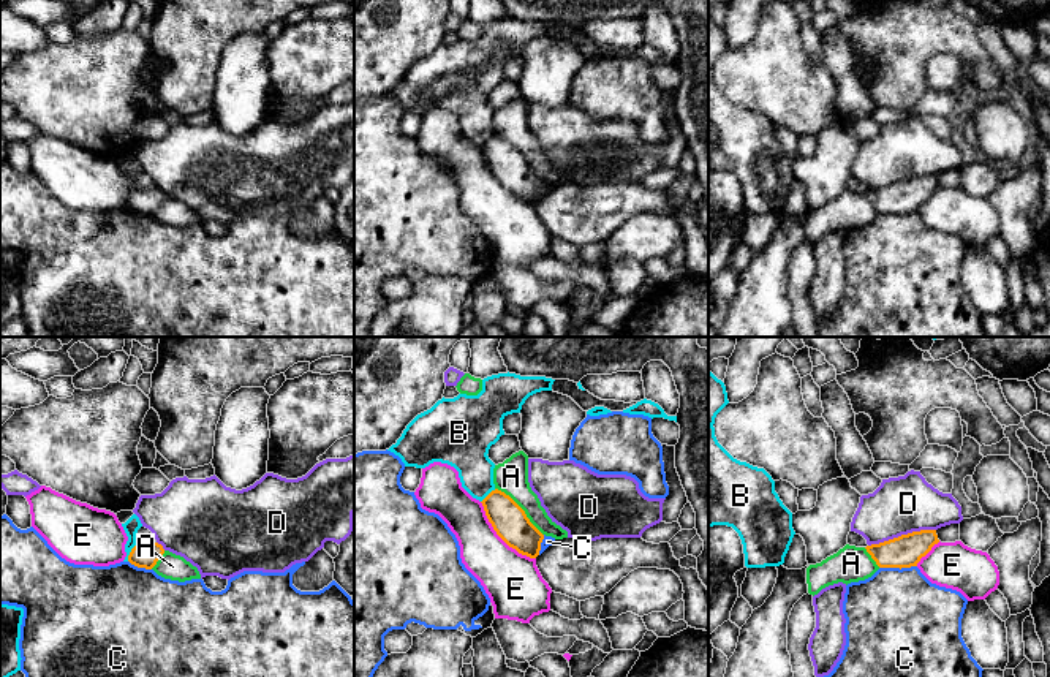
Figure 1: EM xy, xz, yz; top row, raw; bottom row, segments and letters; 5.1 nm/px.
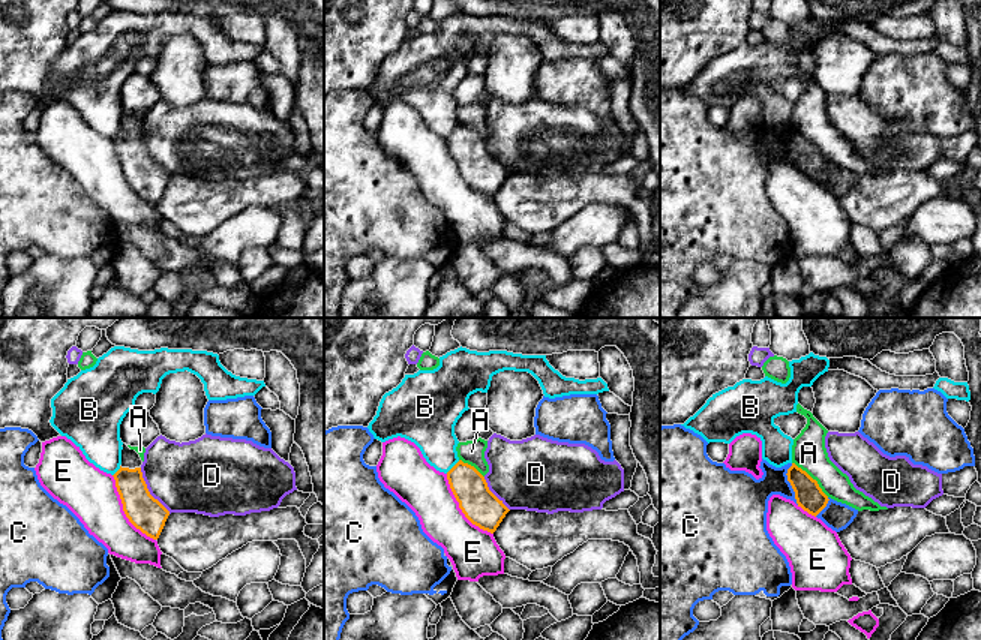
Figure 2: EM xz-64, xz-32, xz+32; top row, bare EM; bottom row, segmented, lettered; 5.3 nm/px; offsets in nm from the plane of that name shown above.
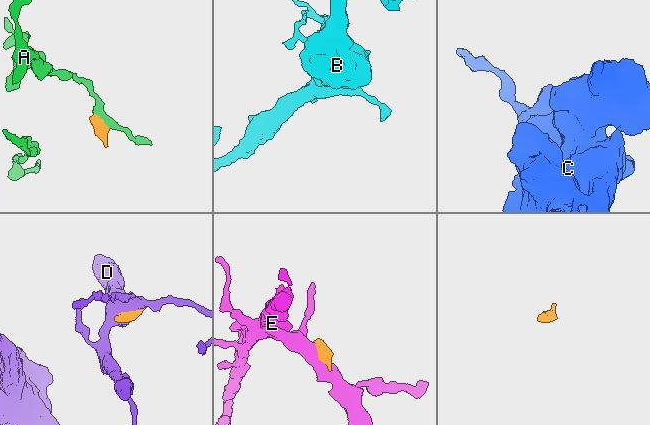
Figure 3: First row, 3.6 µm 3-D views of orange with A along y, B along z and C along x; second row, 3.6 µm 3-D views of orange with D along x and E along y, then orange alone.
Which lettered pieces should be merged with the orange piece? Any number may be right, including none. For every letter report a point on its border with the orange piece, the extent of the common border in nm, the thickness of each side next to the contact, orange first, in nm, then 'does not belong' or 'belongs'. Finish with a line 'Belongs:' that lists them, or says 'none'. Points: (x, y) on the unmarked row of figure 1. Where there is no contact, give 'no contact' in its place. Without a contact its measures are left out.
A: meets orange in xz at (522, 155); contact 340 nm long; 180 nm thick on the orange side, 170 nm on the other; does not belong
B: meets orange in xy at (130, 198); contact 110 nm long; 130 nm thick on the orange side, 80 nm on the other; does not belong
C: meets orange in yz at (897, 212); contact 190 nm long; 160 nm thick on the orange side, 480 nm on the other; does not belong
D: meets orange in yz at (902, 181); contact 360 nm long; 160 nm thick on the orange side, 300 nm on the other; does not belong
E: meets orange in xz at (500, 182); contact 400 nm long; 180 nm thick on the orange side, 280 nm on the other; belongs
Belongs: E

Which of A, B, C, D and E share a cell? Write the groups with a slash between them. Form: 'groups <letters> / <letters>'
groups A / B / C / D / E

